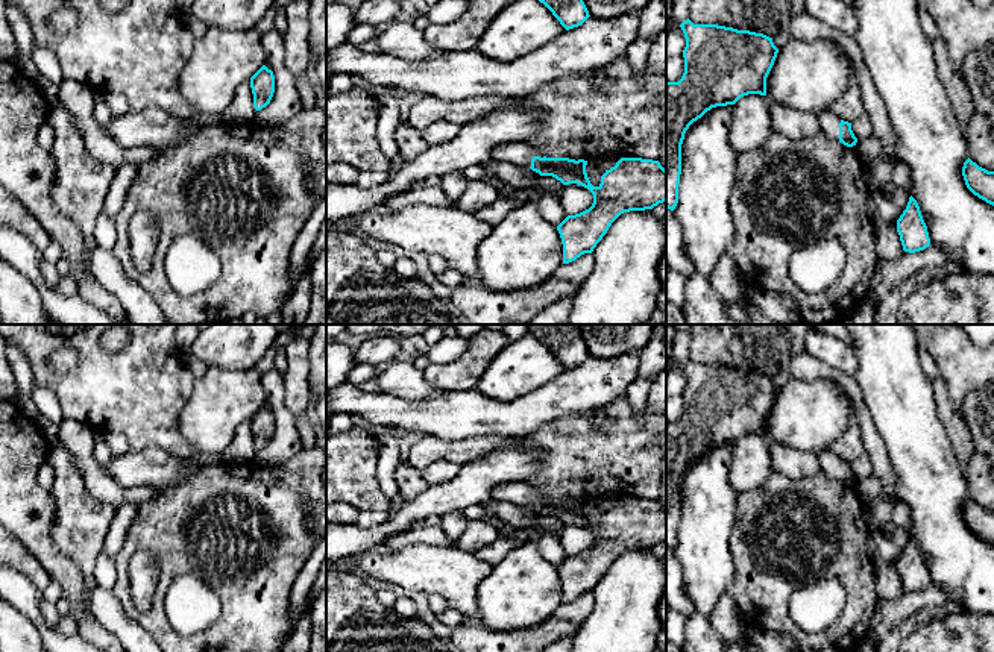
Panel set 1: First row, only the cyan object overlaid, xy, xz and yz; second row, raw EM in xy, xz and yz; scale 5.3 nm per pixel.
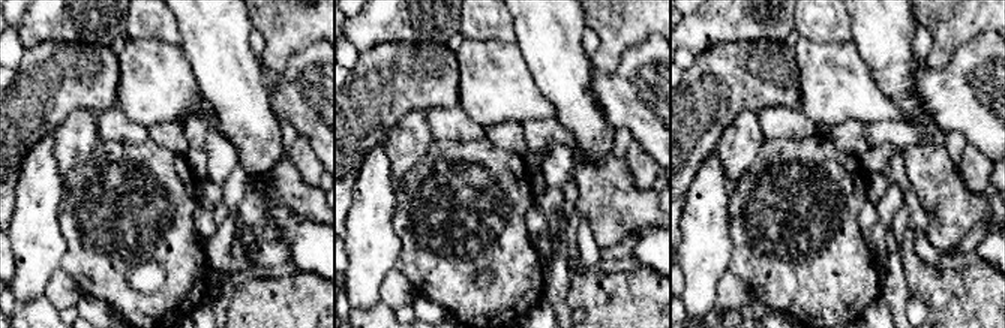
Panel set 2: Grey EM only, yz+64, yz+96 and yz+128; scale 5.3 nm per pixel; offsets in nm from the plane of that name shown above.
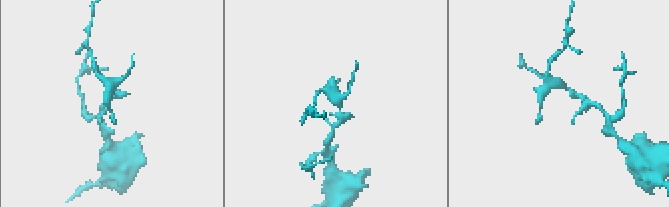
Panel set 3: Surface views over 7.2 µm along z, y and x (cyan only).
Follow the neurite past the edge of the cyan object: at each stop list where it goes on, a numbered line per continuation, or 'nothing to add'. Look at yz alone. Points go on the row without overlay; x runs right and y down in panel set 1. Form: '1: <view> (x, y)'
1: yz (829, 461)

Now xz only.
1: xz (521, 493)

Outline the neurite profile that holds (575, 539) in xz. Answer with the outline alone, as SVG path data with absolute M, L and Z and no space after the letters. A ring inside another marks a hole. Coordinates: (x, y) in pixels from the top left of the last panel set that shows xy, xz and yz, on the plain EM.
M569 523L563 525L560 541L566 555L575 555L592 546L593 534L581 525Z

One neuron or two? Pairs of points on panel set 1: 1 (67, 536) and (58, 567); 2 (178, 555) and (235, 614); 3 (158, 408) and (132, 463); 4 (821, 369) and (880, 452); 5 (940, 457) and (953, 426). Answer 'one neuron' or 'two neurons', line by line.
1: two neurons
2: one neuron
3: two neurons
4: one neuron
5: two neurons

